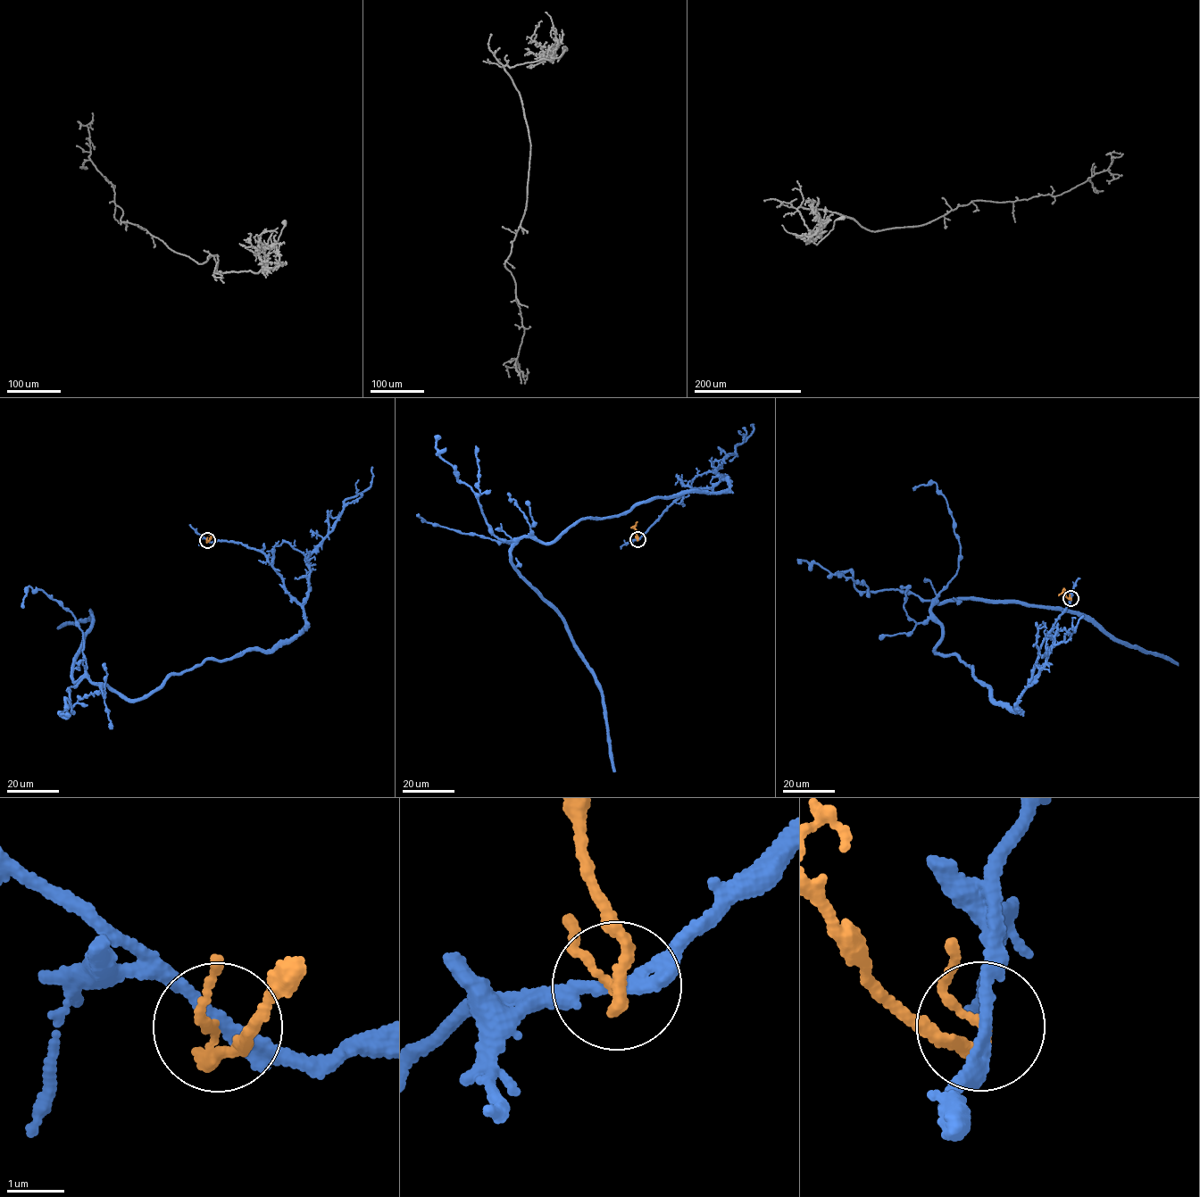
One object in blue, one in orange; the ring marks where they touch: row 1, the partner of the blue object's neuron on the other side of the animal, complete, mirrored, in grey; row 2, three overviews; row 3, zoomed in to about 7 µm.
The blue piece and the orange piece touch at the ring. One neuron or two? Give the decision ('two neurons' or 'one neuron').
two neurons

